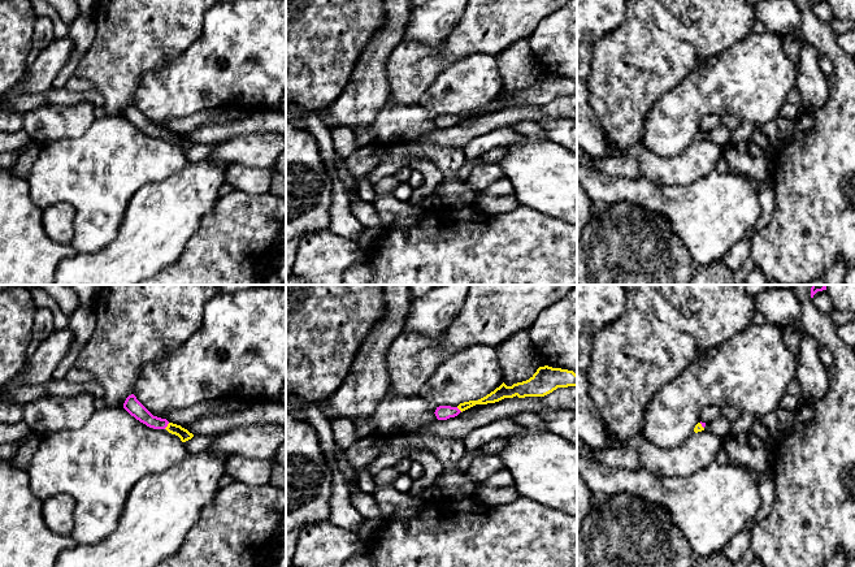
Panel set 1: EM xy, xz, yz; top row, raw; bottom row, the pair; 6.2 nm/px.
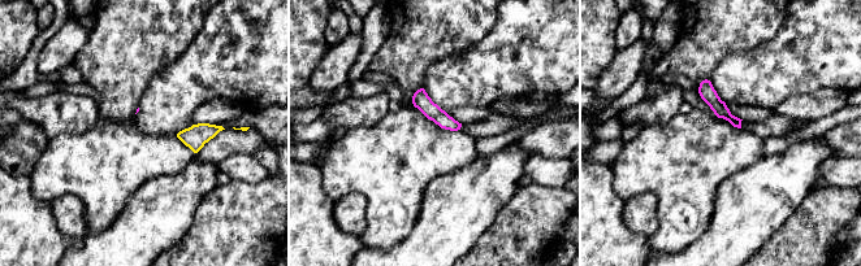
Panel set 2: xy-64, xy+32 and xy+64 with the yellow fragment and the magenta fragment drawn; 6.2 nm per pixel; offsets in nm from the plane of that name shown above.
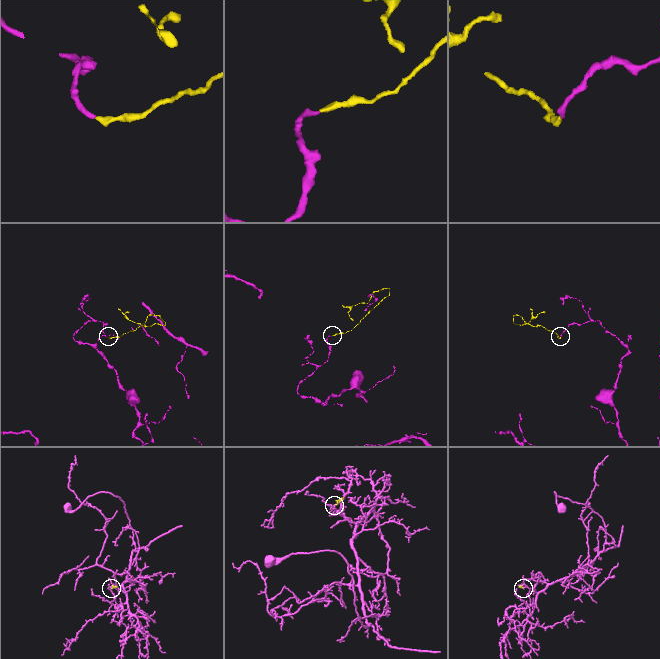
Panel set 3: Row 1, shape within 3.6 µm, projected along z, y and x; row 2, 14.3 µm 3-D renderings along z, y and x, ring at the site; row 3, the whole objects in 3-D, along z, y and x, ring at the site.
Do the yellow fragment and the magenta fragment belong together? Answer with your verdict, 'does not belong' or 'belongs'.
belongs

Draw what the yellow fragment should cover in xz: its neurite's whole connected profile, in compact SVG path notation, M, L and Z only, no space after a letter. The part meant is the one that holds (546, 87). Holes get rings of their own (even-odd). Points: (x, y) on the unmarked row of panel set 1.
M548 74L539 75L537 81L526 90L507 95L504 91L494 100L478 109L460 112L457 116L439 114L435 118L438 129L447 129L457 125L460 121L476 114L495 112L504 107L525 107L525 105L544 105L557 96L577 95L577 83L573 79L552 77Z

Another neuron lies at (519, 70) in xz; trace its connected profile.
M528 39L515 42L496 57L503 91L517 92L526 90L539 77L539 68Z

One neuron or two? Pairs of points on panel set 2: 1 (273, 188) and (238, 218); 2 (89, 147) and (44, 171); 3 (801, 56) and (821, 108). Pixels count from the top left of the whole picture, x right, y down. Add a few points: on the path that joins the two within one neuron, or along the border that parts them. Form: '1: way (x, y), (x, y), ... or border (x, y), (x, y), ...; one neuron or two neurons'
1: way (264, 197), (247, 214); one neuron
2: way (78, 157), (70, 165), (55, 171); one neuron
3: border (847, 92), (820, 88), (786, 99); two neurons

